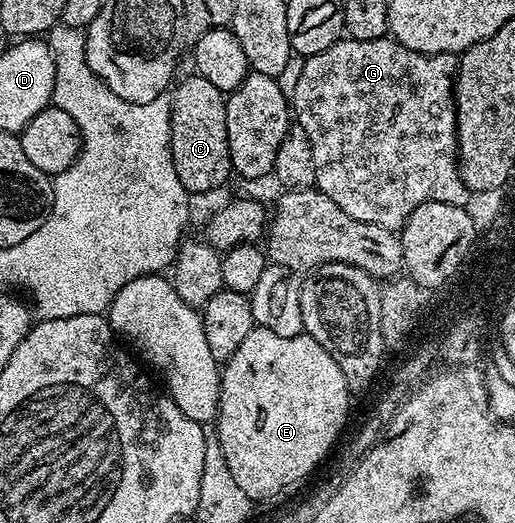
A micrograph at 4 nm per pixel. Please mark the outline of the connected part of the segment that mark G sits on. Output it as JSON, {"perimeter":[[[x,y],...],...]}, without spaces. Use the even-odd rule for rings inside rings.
{"perimeter":[[[342,38],[337,43],[332,44],[327,50],[323,50],[319,54],[308,57],[305,65],[303,66],[303,74],[299,74],[299,86],[295,86],[295,94],[291,97],[291,112],[295,117],[296,123],[307,134],[307,138],[311,142],[311,154],[315,158],[315,178],[316,189],[323,194],[327,194],[327,198],[331,198],[331,202],[335,202],[335,206],[339,206],[339,210],[343,210],[347,214],[351,214],[351,218],[355,218],[359,222],[371,222],[375,226],[383,226],[384,228],[392,228],[400,230],[408,222],[409,215],[415,210],[416,207],[423,205],[425,202],[441,202],[459,204],[462,206],[468,205],[468,200],[471,199],[471,193],[467,185],[463,182],[461,177],[461,169],[457,158],[457,102],[455,99],[455,81],[457,78],[457,66],[459,60],[454,53],[431,53],[431,52],[416,52],[407,46],[397,43],[392,38],[382,38],[379,40],[354,40],[352,38]]]}

